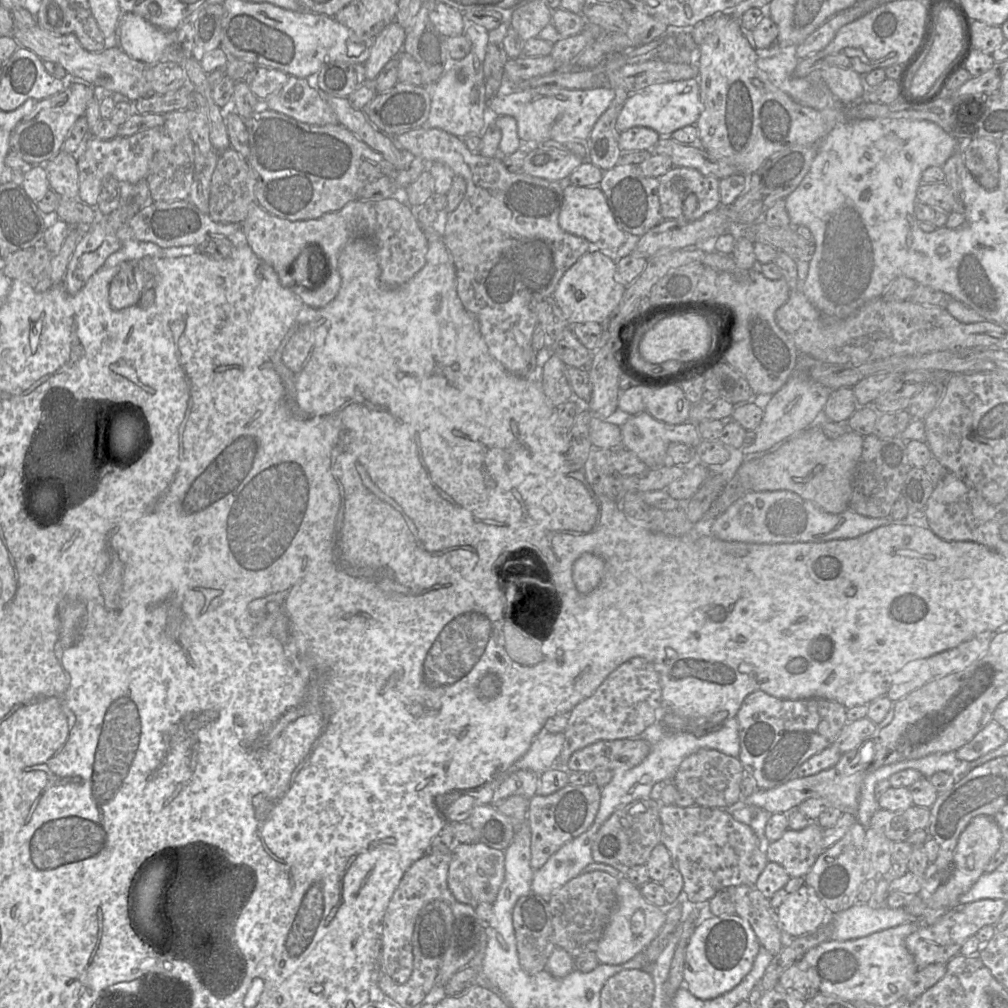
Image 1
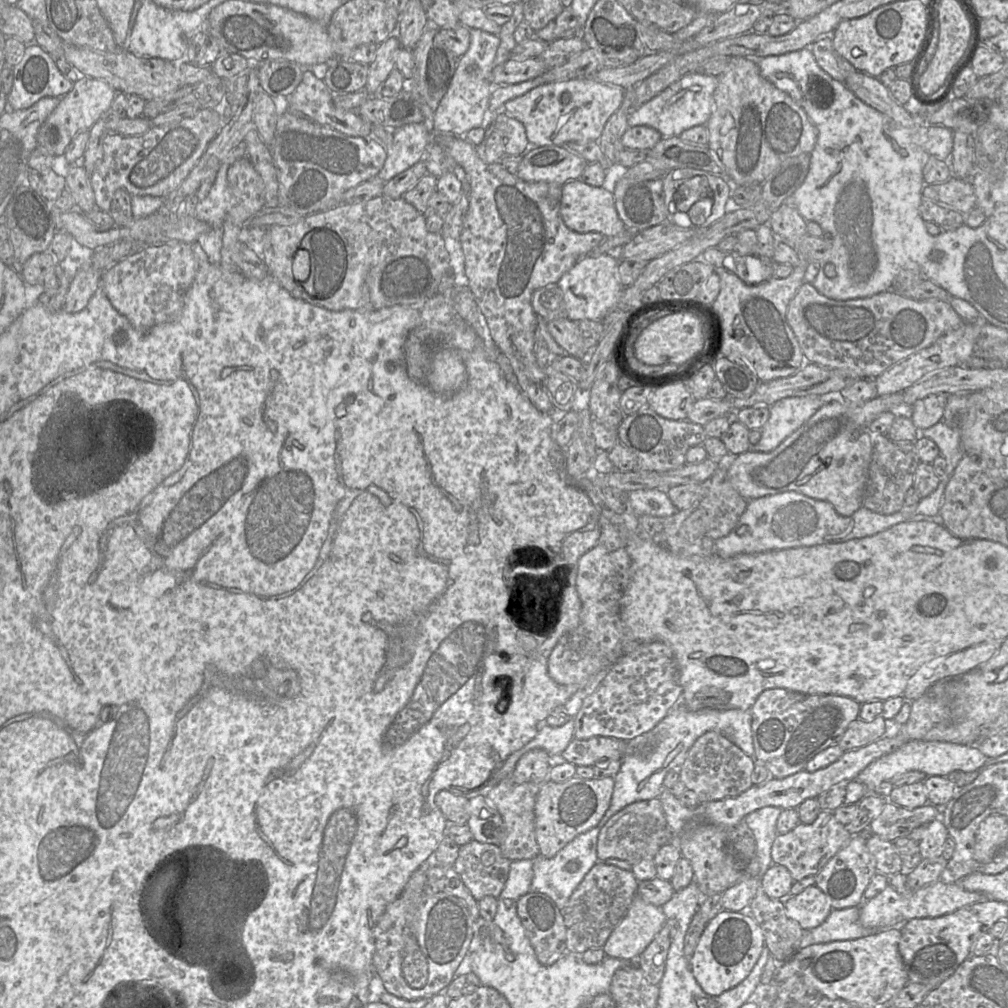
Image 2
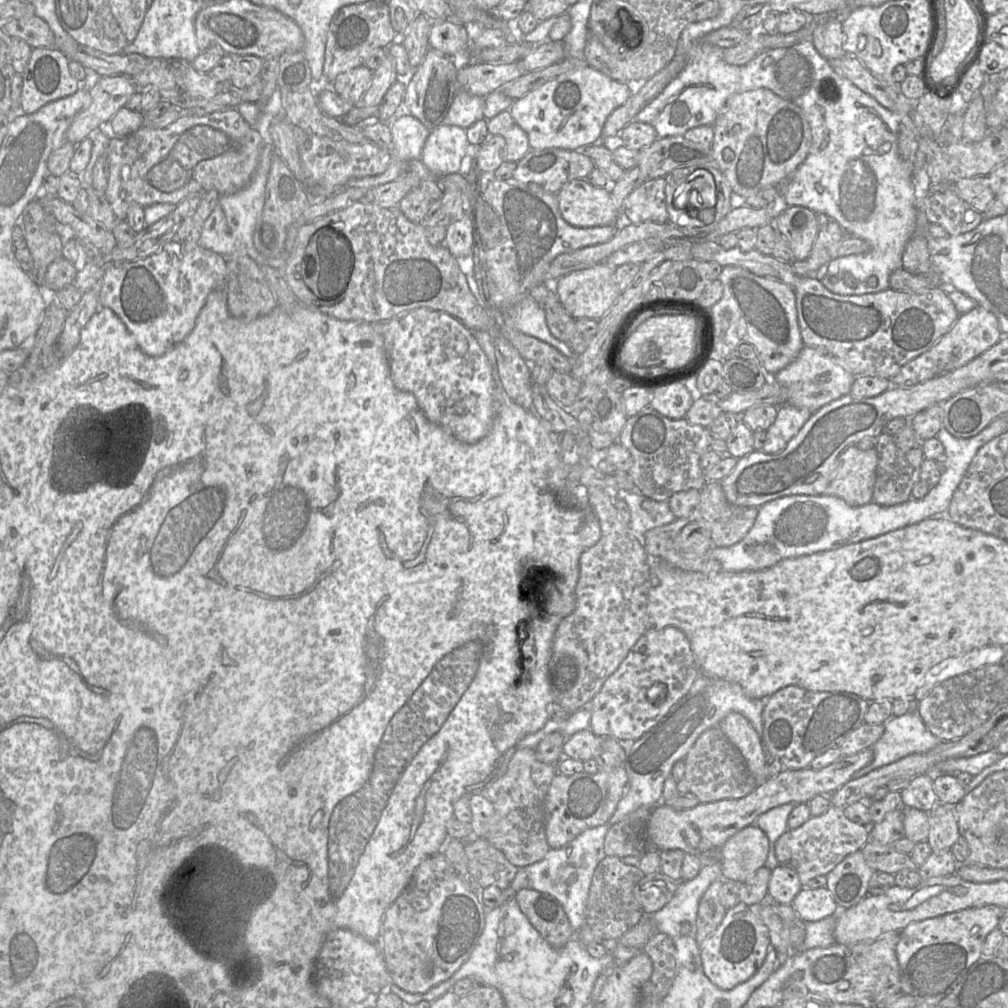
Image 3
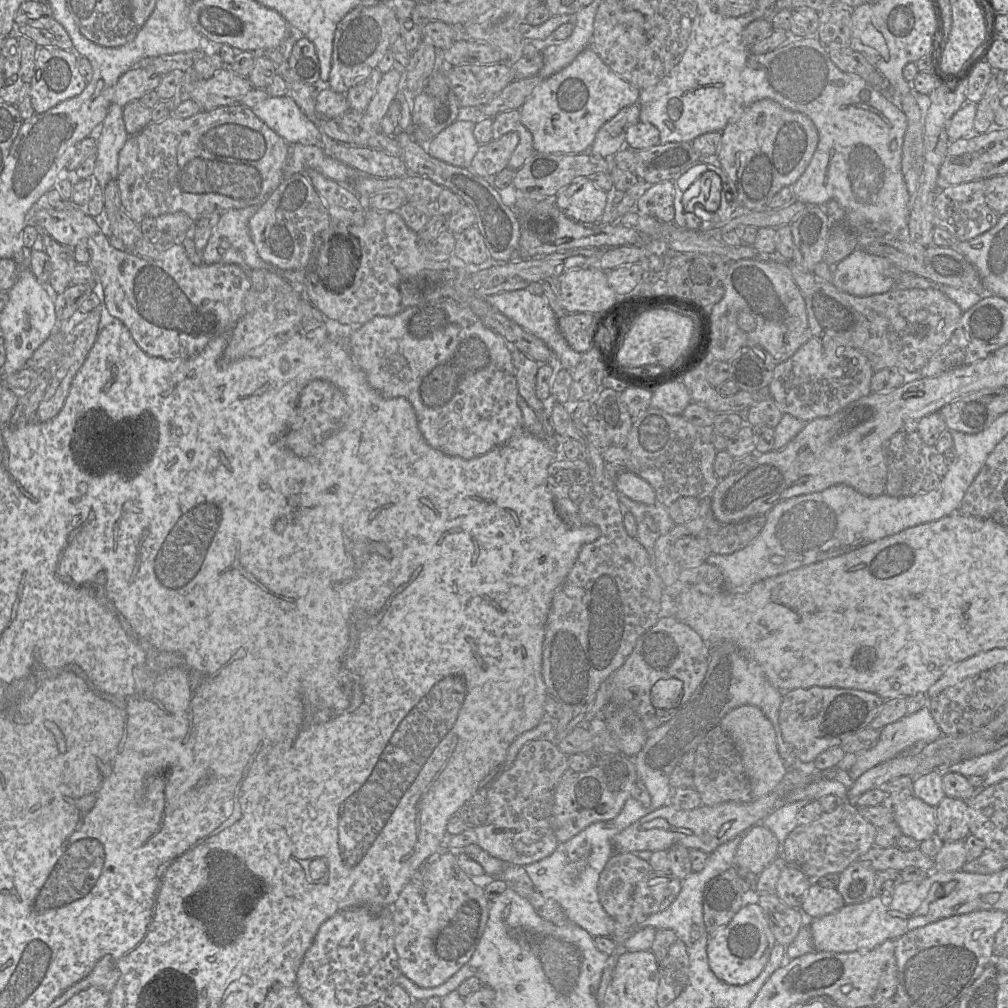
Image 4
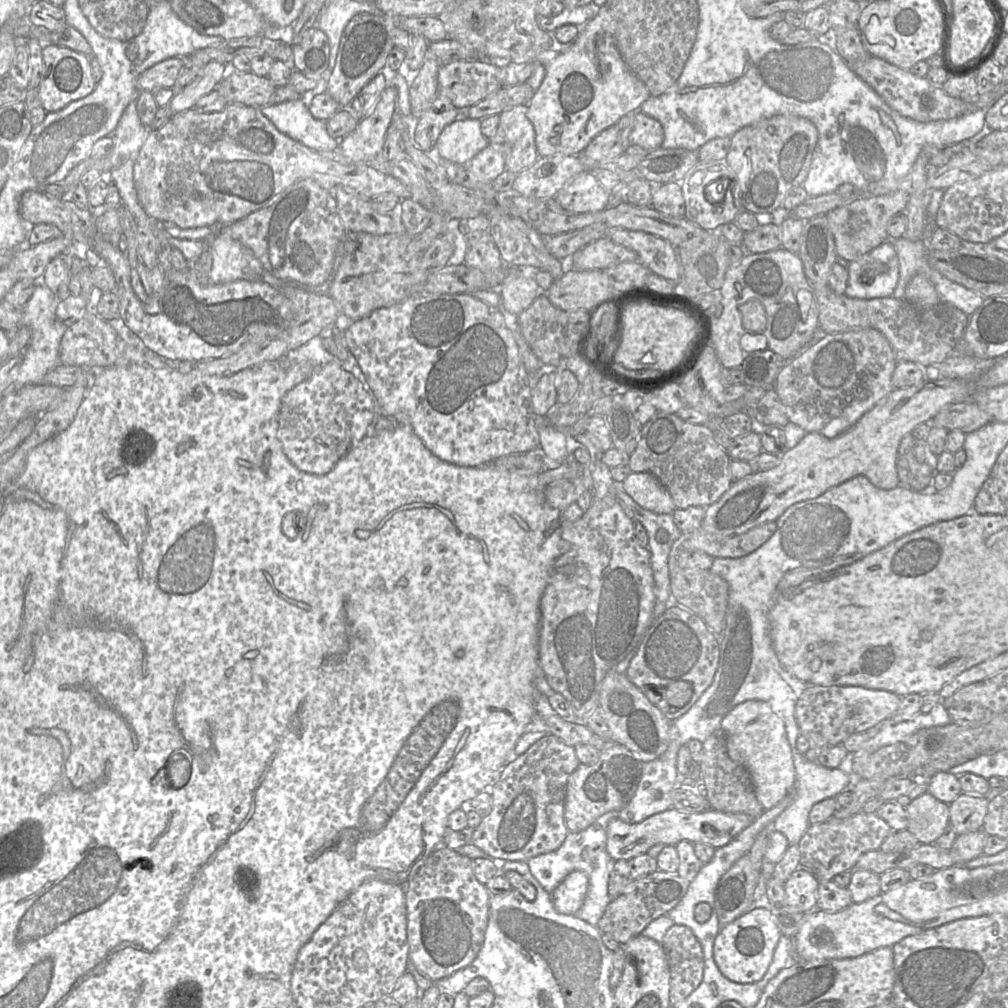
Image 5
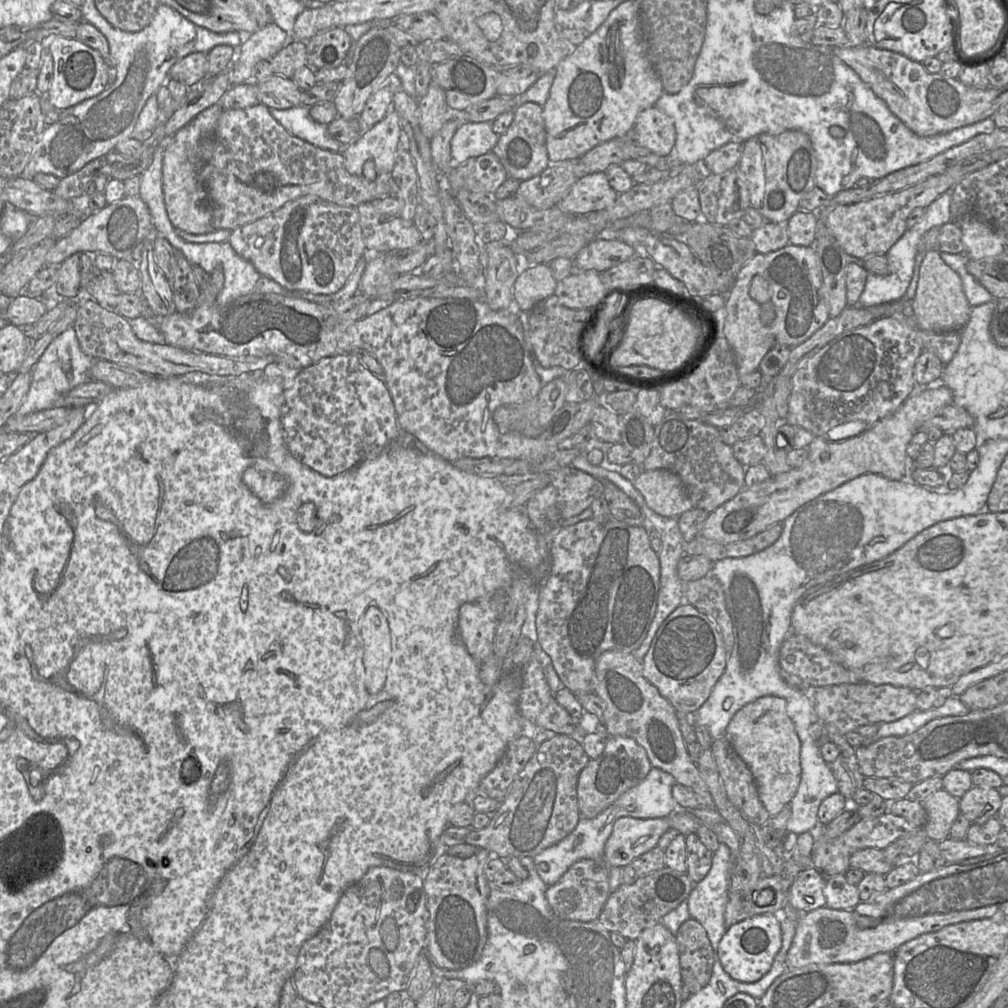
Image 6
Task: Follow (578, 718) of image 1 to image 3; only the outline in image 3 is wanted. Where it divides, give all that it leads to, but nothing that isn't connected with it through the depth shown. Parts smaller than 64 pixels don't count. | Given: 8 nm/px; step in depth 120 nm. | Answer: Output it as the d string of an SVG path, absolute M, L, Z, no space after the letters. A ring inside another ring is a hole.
M673 626L649 628L590 701L588 729L599 737L612 737L618 741L637 740L688 693L699 675L700 668L690 641L680 629ZM656 682L667 686L667 695L661 704L654 704L647 698L648 689Z

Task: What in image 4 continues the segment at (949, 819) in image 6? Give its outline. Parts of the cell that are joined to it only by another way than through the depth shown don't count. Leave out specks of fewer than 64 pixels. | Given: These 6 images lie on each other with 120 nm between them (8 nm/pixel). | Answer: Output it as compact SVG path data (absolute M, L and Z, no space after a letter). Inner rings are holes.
M915 796L902 802L894 812L894 820L902 834L919 843L936 833L936 807Z

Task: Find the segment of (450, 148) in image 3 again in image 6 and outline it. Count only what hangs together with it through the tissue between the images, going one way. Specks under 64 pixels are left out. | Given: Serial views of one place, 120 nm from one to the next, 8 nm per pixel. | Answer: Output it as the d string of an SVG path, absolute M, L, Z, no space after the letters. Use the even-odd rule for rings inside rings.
M467 122L461 124L450 143L451 157L455 163L491 152L500 135L492 129L492 122Z

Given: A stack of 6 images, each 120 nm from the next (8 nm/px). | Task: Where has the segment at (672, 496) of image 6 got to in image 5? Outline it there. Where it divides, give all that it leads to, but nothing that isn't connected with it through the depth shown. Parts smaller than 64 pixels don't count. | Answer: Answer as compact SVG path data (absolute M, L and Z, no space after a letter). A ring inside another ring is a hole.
M631 472L622 484L633 500L646 510L656 514L672 514L676 509L669 491L650 473Z

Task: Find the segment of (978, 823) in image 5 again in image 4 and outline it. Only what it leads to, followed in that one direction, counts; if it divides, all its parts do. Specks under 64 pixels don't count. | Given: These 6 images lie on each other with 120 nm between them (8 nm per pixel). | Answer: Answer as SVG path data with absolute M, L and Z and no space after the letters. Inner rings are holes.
M944 797L936 807L936 835L944 843L964 840L970 835L969 806L965 800Z

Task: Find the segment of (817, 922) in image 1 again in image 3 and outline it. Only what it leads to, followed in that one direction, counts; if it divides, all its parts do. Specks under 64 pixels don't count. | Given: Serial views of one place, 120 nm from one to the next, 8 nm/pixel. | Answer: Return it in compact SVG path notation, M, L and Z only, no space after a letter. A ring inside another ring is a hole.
M826 886L802 888L790 905L804 922L821 920L838 910L838 904Z

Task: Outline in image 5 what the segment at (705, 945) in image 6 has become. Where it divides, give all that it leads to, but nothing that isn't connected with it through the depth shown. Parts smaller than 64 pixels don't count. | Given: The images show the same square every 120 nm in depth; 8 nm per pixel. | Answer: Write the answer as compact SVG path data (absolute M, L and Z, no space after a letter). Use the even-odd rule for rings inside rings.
M674 924L665 933L661 945L670 970L670 1004L686 999L702 982L704 954L690 928Z

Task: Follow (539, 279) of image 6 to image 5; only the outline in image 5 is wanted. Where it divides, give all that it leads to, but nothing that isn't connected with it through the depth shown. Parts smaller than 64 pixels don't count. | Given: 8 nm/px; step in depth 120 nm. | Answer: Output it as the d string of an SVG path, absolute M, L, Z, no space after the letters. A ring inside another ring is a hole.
M508 267L508 274L498 288L502 309L518 316L544 294L535 281L534 267Z

